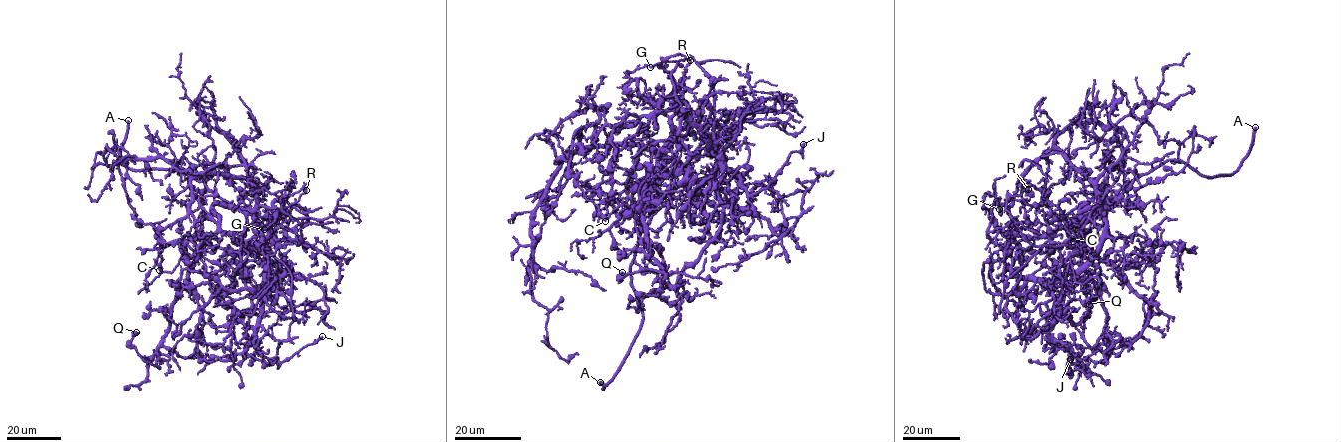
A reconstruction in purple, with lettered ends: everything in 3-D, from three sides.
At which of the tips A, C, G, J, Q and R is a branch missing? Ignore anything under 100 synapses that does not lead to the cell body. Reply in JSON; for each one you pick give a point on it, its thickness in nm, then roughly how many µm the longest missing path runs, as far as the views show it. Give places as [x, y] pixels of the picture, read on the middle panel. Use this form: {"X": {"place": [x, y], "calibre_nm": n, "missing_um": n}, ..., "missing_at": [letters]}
{"A": {"place": [600, 382], "calibre_nm": 400, "missing_um": 60}, "missing_at": ["A"]}

